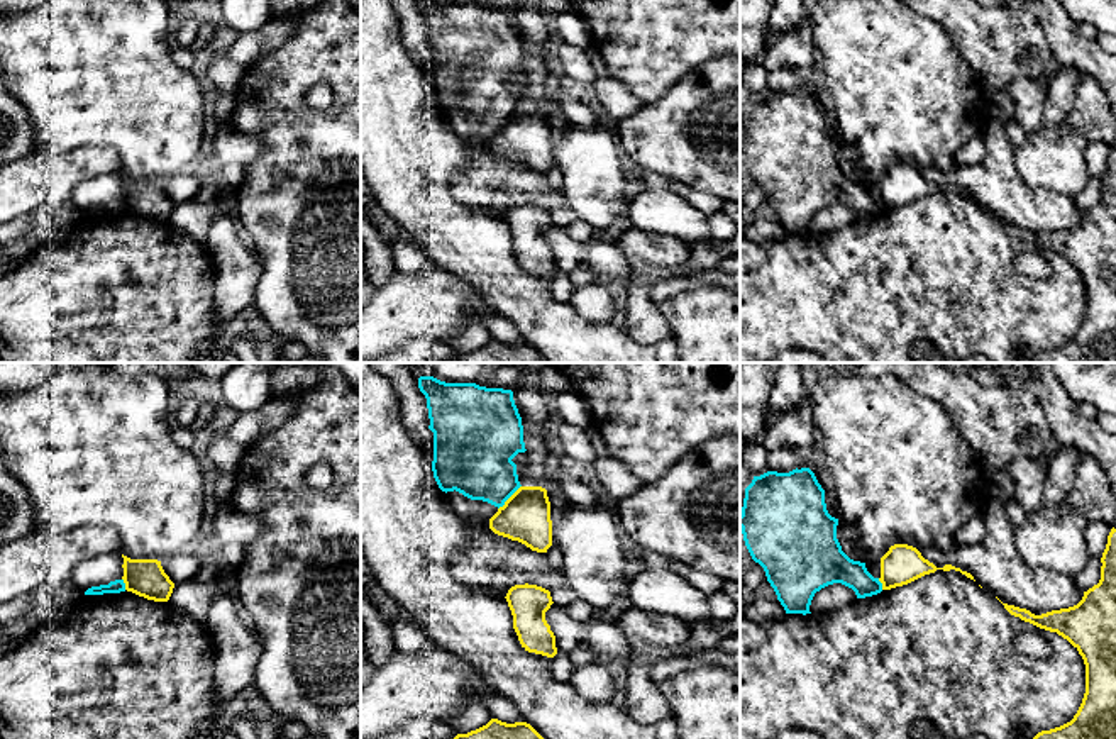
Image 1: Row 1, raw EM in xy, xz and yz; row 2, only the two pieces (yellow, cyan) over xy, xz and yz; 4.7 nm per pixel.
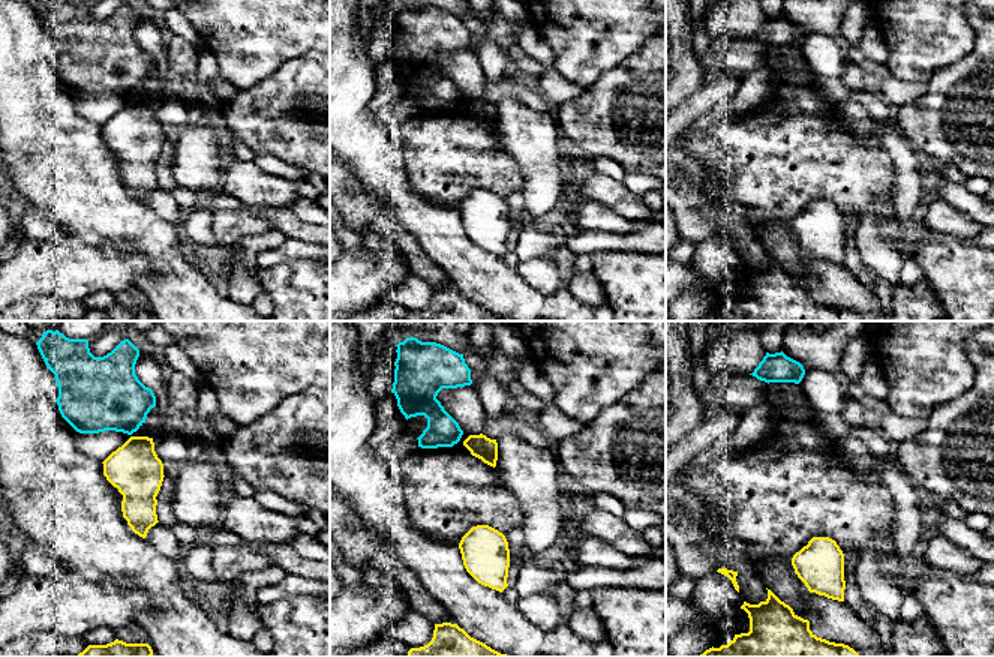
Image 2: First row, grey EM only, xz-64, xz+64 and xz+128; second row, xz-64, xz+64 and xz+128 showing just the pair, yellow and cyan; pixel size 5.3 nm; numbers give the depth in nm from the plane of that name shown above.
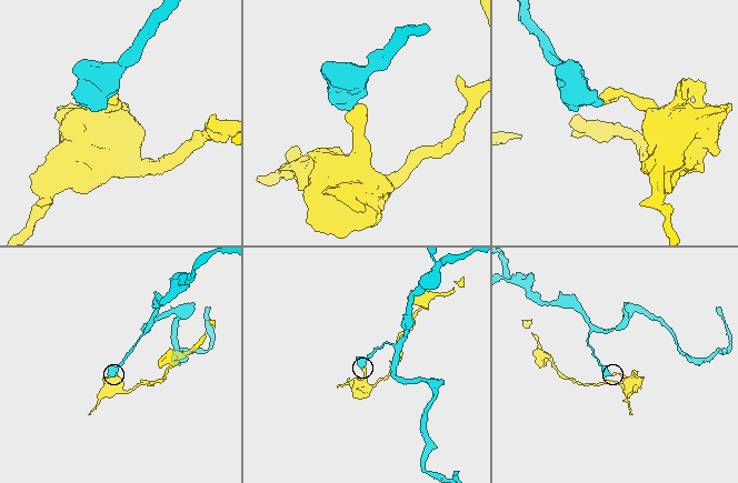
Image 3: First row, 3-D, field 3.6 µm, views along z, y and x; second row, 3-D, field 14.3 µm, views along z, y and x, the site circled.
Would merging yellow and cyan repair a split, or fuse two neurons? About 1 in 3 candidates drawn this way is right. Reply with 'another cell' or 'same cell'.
another cell

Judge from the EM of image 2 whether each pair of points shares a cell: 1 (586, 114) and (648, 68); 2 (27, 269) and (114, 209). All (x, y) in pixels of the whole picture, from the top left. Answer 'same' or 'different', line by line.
1: same
2: different

